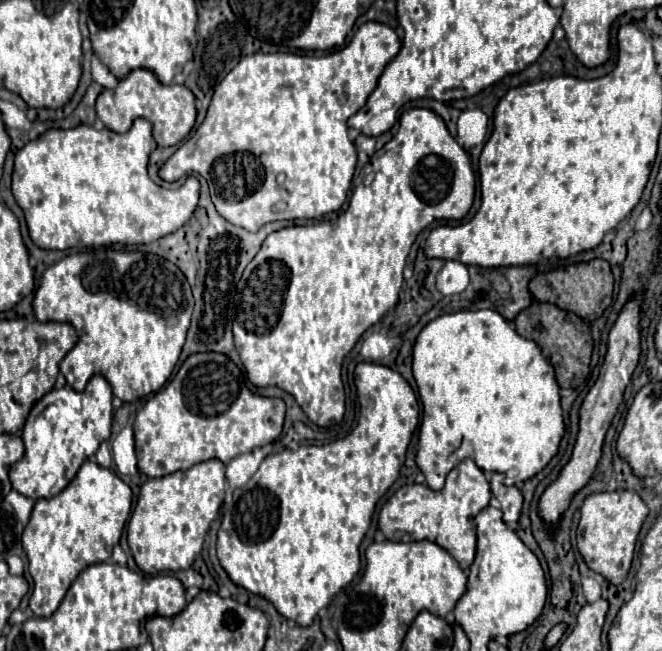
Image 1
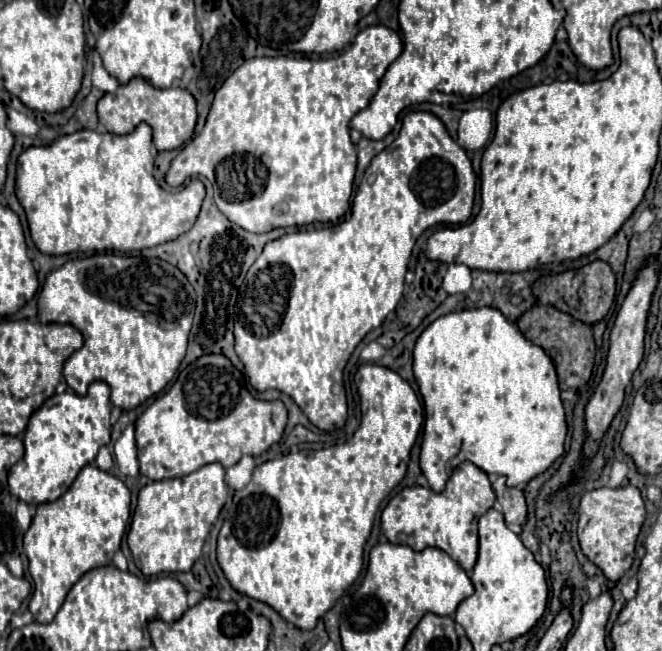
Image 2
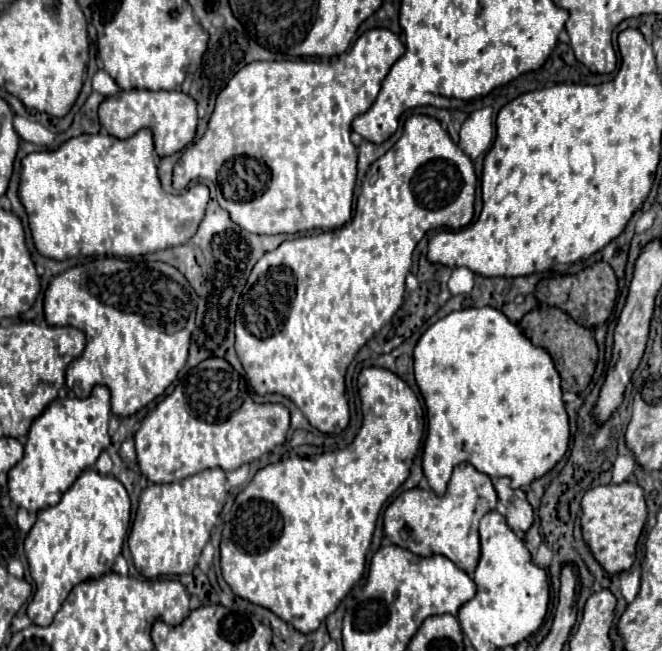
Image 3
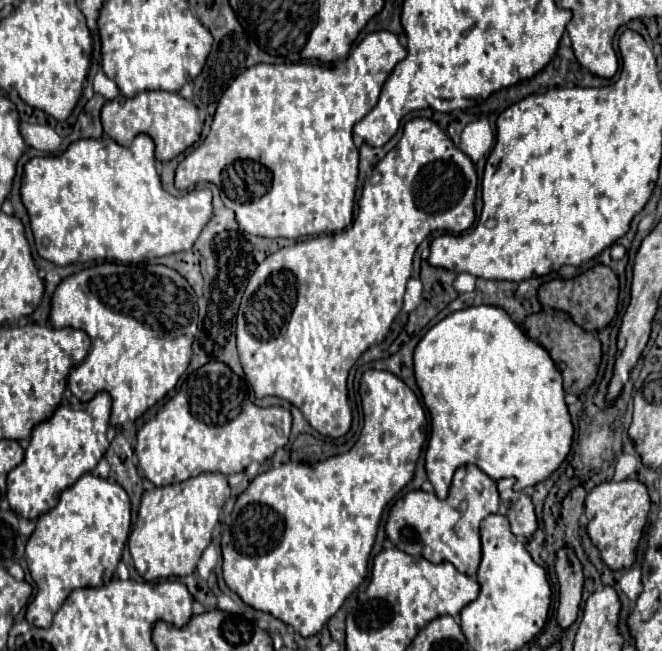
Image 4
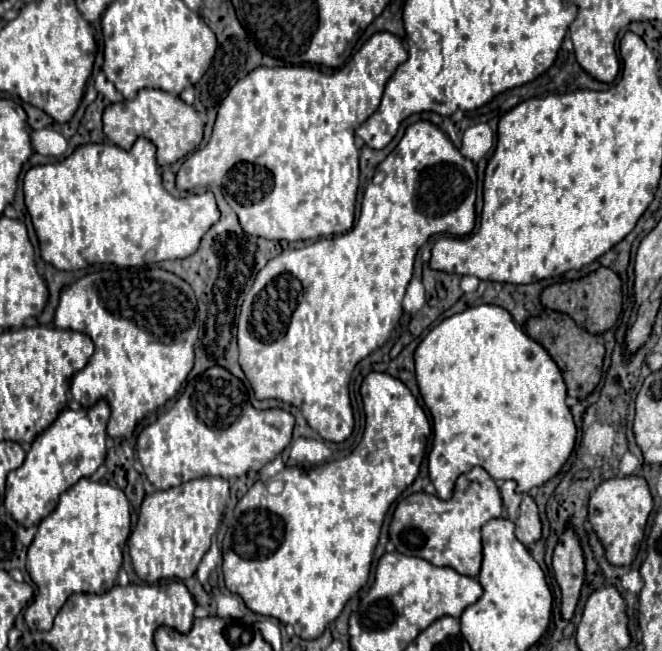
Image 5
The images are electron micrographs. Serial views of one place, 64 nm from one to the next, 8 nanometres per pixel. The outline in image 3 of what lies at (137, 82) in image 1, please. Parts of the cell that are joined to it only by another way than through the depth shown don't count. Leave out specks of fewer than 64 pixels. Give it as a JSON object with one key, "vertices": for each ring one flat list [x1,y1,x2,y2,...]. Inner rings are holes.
{"vertices":[[118,90,114,96,104,98,104,102,98,108,98,116,106,132,116,138,130,138,140,128,150,128,154,132,158,156,170,156,174,152,180,152,188,142,194,140,198,124,196,102,182,90]]}

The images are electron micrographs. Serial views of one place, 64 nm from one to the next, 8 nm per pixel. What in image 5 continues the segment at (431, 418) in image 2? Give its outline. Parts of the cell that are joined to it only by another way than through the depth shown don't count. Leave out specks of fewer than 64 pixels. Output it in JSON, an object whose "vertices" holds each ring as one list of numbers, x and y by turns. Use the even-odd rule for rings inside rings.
{"vertices":[[480,304,444,318,418,344,414,360,418,388,434,426,428,472,440,500,448,500,456,478,474,466,488,470,494,480,516,480,516,492,528,492,556,476,572,454,576,426,570,408,566,406,562,372,550,354,520,330,504,308]]}

